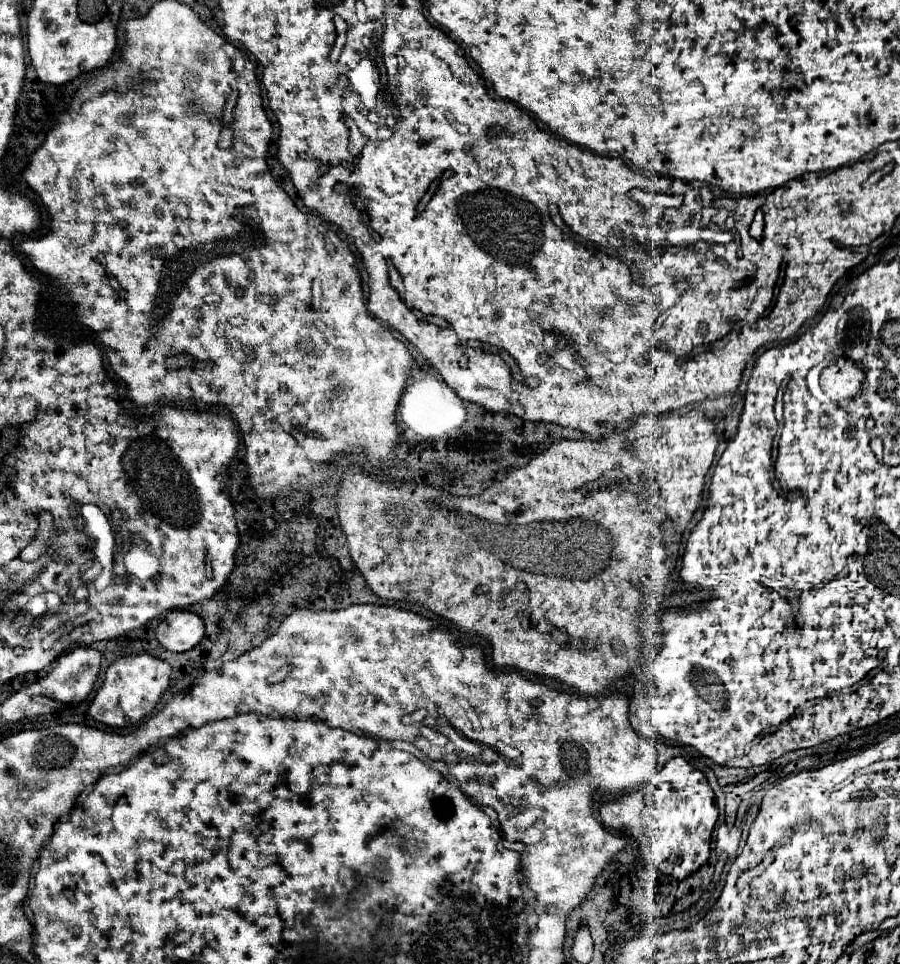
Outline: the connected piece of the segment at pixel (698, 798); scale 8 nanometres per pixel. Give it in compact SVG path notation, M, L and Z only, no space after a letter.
M683 757L667 761L661 773L657 773L643 789L601 803L599 811L601 821L607 827L637 841L641 857L649 867L679 881L695 873L709 857L711 831L717 821L715 793L707 783L707 777L693 771Z

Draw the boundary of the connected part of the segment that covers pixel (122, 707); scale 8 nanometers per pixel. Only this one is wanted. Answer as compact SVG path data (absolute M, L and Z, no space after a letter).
M127 655L117 661L113 661L105 673L105 681L101 689L97 691L95 699L91 701L89 715L109 727L123 727L123 719L129 717L131 723L137 723L147 713L153 711L165 689L169 687L171 679L171 665L167 661L161 661L153 655Z

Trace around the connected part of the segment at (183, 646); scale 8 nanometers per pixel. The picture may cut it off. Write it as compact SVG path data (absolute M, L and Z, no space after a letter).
M169 611L157 627L157 639L167 651L189 651L205 635L203 619L191 611Z

